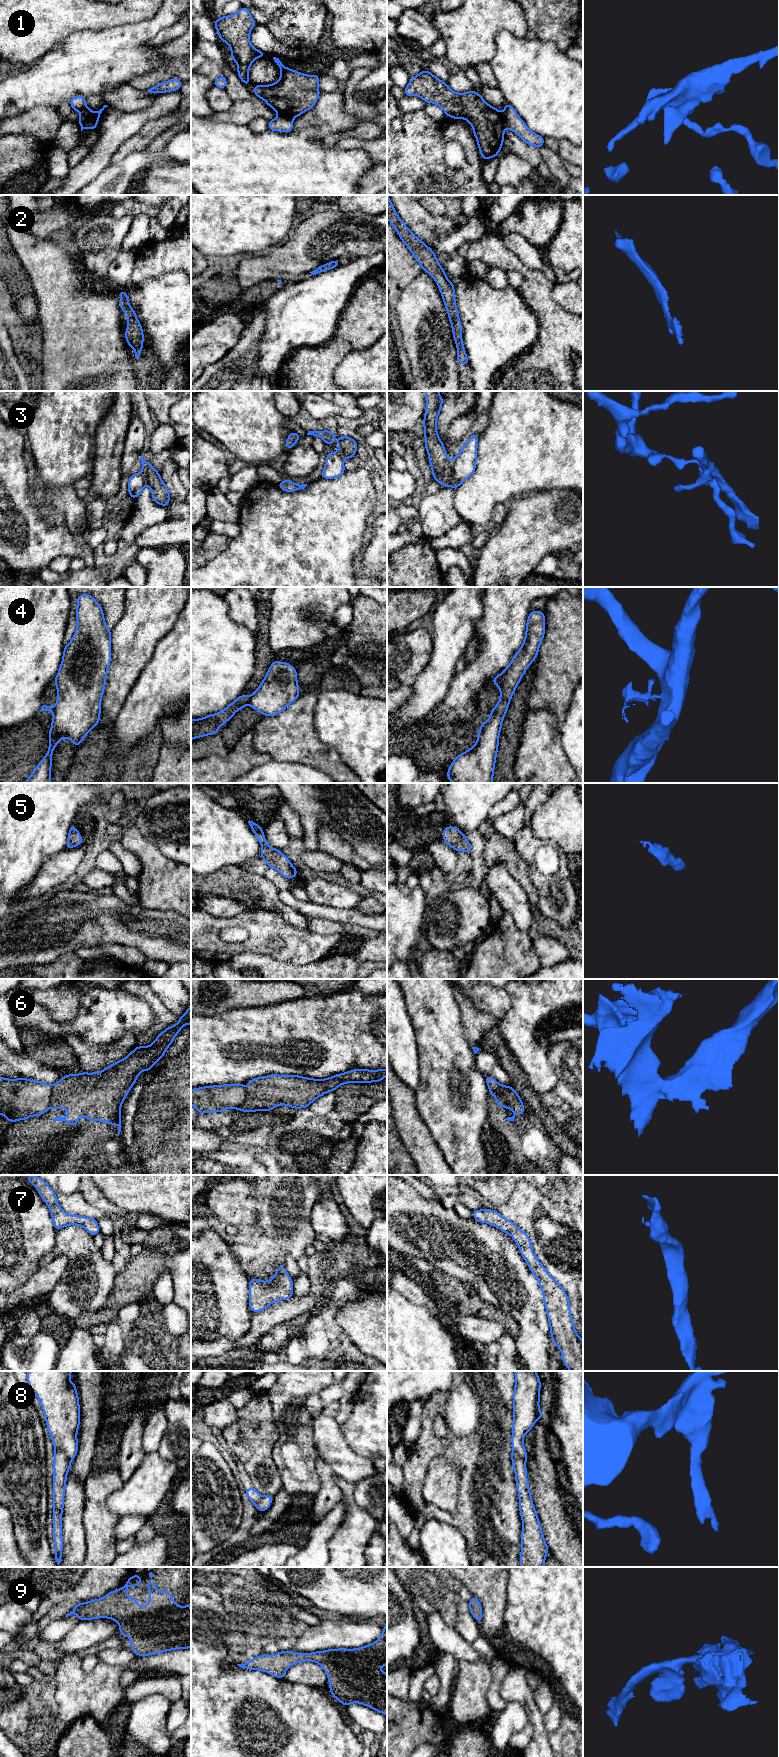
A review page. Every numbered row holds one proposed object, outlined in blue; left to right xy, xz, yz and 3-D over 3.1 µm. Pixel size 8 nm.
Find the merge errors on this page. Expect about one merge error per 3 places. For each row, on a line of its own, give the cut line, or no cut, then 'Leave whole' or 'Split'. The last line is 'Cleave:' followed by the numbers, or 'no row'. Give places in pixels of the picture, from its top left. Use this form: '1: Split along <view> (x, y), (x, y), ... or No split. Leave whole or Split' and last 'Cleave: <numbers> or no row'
1: Split along xy (92, 111), (90, 122), (81, 127). Split
2: No split. Leave whole
3: Split along yz (452, 461), (452, 470), (443, 485). Split
4: Split along xz (250, 697), (248, 703). Split
5: No split. Leave whole
6: Split along xy (52, 1085), (49, 1106). Split
7: No split. Leave whole
8: Split along xy (54, 1446), (59, 1448), (70, 1461). Split
9: No split. Leave whole
Cleave: 1, 3, 4, 6, 8

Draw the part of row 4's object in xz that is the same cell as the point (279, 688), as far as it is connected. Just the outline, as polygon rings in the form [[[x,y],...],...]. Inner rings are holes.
[[[275,660],[249,699],[249,705],[264,716],[275,716],[294,702],[299,693],[297,671],[289,663]]]

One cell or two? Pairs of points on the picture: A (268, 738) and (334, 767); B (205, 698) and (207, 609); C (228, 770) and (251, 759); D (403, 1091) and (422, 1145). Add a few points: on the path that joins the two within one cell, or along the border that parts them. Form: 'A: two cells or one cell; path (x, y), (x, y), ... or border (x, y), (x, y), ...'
A: one cell; path (284, 738), (293, 738), (318, 755)
B: one cell; path (205, 676), (205, 631)
C: one cell; path (234, 764), (240, 759), (245, 759)
D: one cell; path (403, 1104), (406, 1117), (414, 1132)

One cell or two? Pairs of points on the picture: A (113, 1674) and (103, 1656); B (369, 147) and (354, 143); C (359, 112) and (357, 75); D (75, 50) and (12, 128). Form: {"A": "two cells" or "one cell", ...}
{"A": "two cells", "B": "one cell", "C": "one cell", "D": "two cells"}

